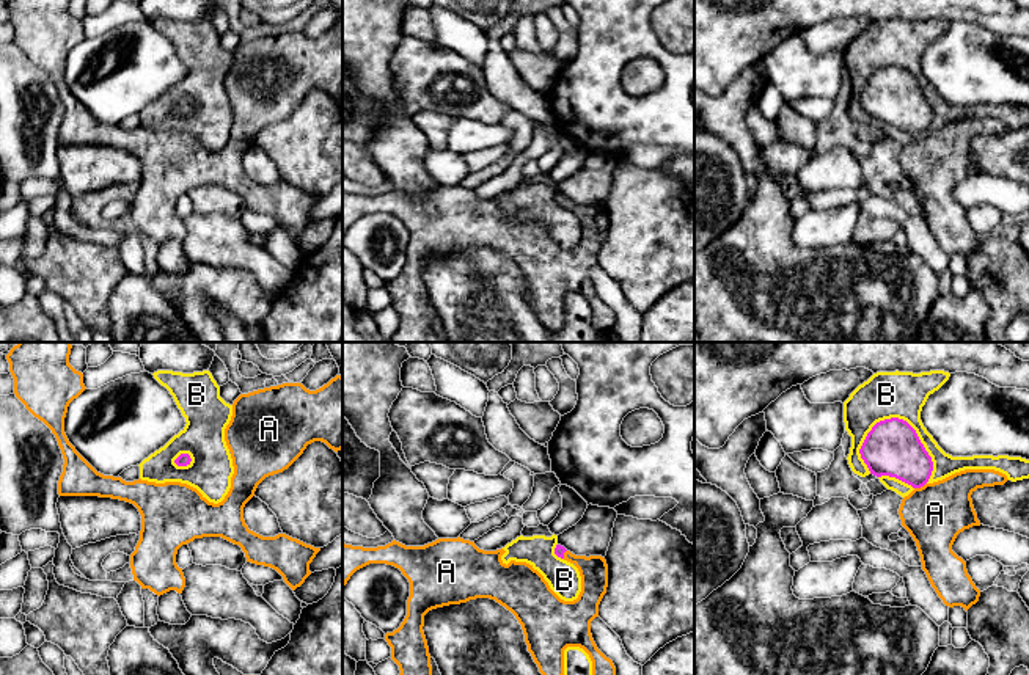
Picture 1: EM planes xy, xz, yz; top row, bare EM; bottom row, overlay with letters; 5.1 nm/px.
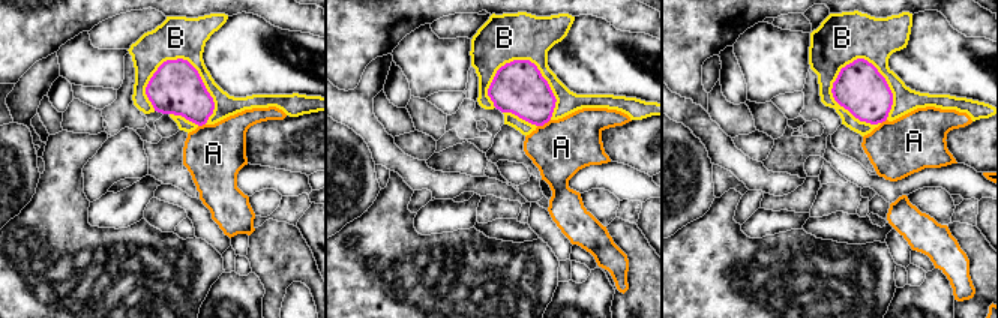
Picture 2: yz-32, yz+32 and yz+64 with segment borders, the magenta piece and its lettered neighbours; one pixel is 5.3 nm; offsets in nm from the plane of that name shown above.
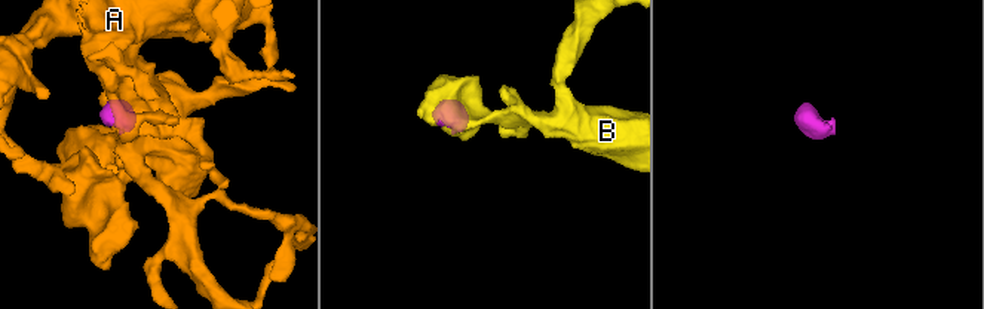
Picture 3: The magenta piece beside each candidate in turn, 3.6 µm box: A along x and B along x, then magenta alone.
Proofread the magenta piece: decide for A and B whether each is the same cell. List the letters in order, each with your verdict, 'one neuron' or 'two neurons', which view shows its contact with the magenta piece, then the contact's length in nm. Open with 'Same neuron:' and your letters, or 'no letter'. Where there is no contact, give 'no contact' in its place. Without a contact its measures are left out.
Same neuron: A
A: one neuron | yz | 70 nm
B: two neurons | yz | 420 nm

